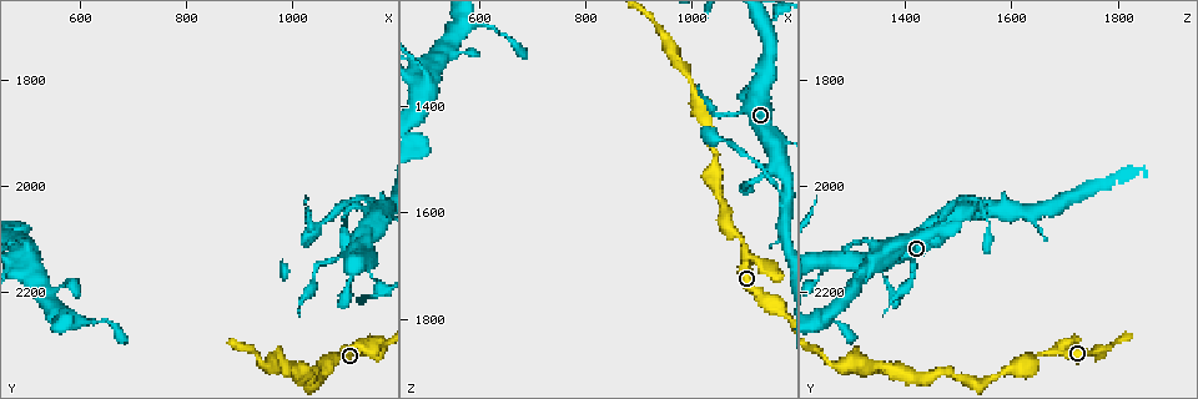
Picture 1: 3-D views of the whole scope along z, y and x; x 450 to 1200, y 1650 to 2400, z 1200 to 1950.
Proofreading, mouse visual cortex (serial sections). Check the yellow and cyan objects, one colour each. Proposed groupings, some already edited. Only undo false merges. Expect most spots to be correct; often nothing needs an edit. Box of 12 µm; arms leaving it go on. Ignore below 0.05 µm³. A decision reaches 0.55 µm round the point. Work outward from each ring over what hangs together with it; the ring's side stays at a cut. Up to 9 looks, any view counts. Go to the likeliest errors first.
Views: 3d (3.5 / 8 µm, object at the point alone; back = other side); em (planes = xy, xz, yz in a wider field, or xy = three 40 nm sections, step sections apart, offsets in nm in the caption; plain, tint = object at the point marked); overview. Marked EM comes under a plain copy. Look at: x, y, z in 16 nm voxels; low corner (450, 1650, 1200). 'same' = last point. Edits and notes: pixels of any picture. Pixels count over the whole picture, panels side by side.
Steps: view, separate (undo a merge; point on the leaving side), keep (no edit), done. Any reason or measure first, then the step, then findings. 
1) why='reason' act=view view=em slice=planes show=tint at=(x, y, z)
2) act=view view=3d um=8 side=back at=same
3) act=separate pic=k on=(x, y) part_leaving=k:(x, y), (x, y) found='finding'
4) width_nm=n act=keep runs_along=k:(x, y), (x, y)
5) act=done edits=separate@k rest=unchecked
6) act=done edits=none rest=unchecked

why='thick turns thin' act=view view=3d um=3.5 side=back at=(1095, 2320, 1650)

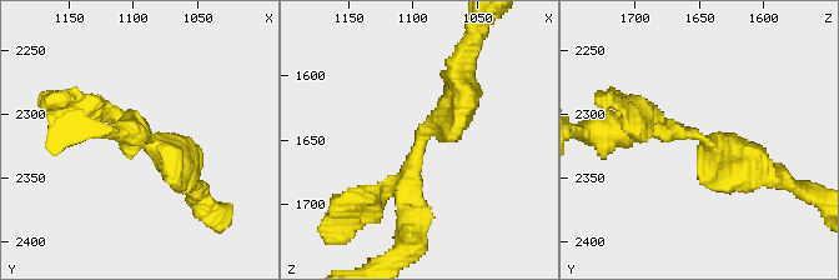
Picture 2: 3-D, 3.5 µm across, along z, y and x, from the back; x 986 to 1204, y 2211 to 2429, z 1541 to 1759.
arm_widths_nm=200,400 why='shape alone is not enough' act=view view=em slice=xy step=1 show=tint at=(1088, 2318, 1648)

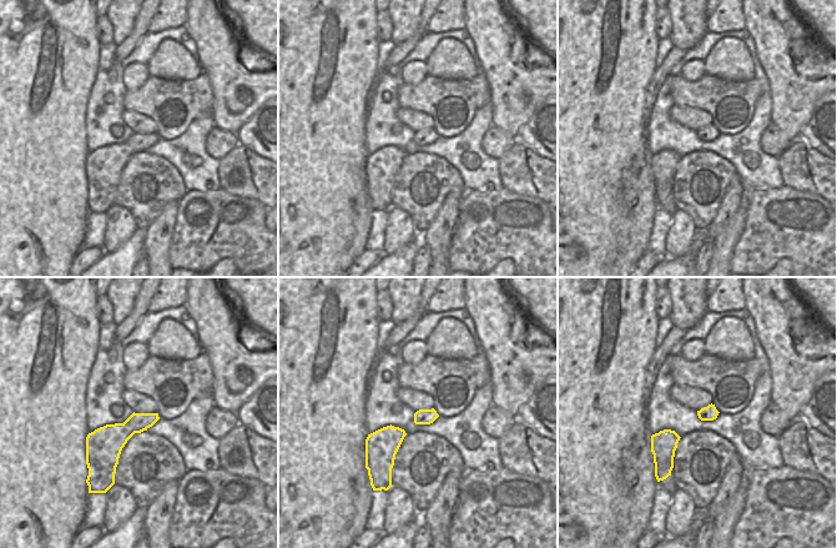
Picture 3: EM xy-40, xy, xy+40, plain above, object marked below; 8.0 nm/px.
act=keep runs_along=2:(410, 209), (421, 138), (463, 103), (460, 78) found='continuous, no second cell'

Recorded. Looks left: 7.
why='thick turns thin' act=view view=em slice=xy step=3 show=tint at=(1150, 2050, 1520)

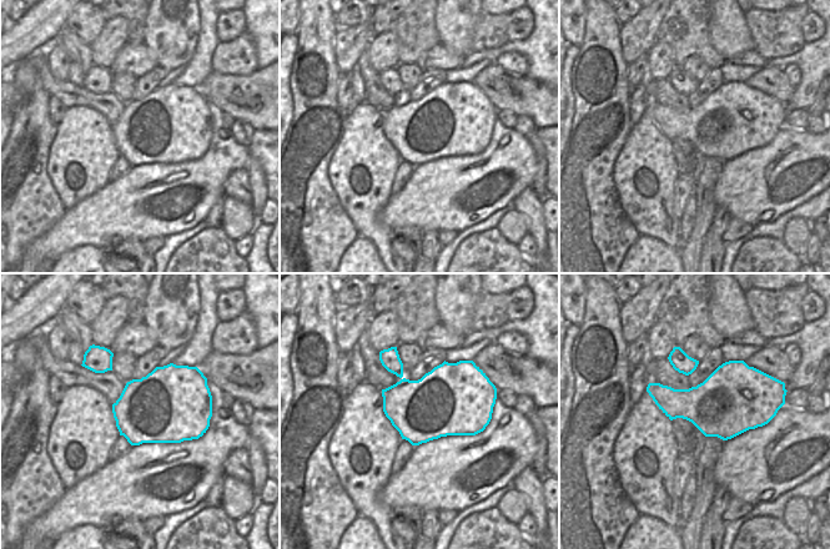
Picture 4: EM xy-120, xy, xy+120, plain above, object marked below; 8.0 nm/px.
act=view view=3d um=3.5 at=same

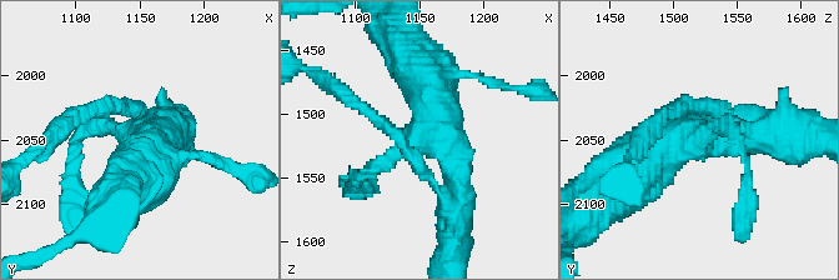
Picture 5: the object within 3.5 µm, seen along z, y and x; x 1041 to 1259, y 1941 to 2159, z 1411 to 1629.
act=keep runs_along=5:(416, 68), (455, 154), (455, 215) found='all the same cell'

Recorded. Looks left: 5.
why='thick turns thin' act=view view=3d um=3.5 at=(1055, 2145, 1415)

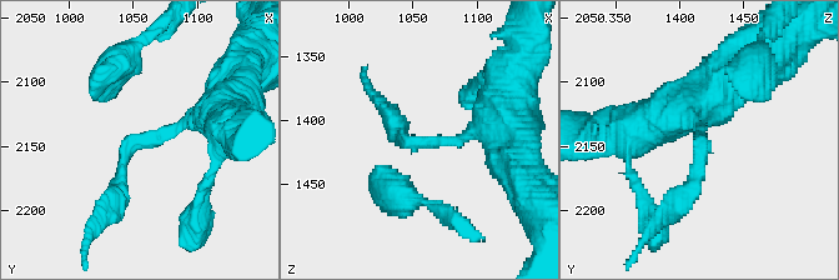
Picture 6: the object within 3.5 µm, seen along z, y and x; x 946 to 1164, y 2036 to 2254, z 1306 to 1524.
arm_widths_nm=250,250 why='now the EM' act=view view=em slice=planes show=tint at=(1058, 2148, 1418)

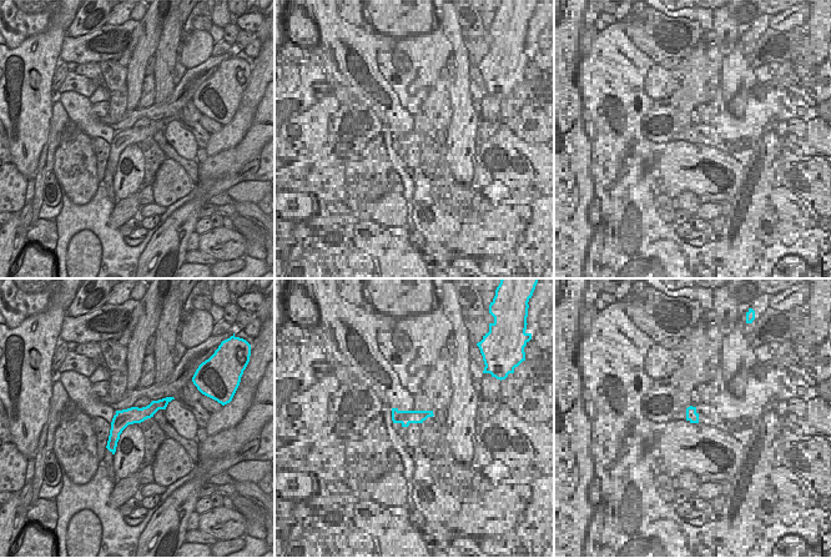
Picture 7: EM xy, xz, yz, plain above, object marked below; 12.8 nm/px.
act=keep runs_along=7:(165, 401), (130, 416), (112, 448) found='continuous, no second cell'

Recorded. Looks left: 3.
why='calibre changes' act=view view=3d um=3.5 at=(1135, 2150, 1250)

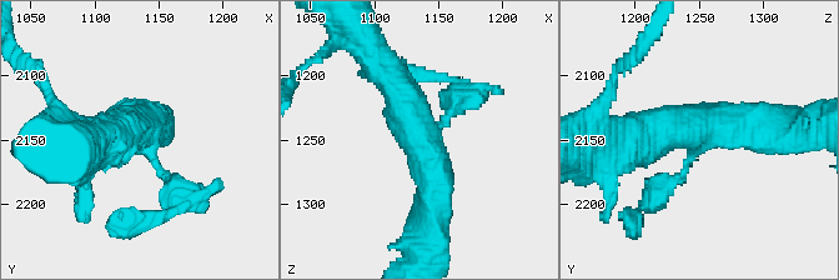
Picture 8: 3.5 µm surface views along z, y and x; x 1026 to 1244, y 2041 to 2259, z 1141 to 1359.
arms=3 arm_widths_nm=150,450,500 act=view view=em slice=xy step=2 show=tint at=(1138, 2148, 1248)

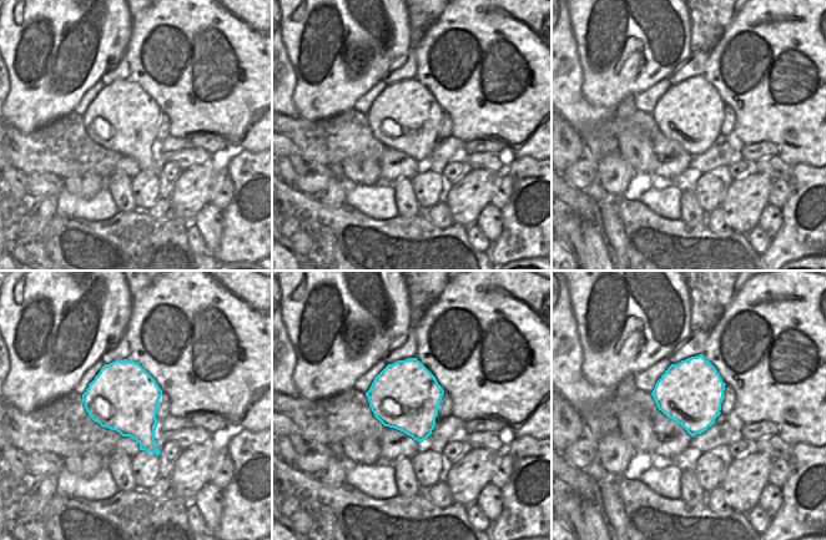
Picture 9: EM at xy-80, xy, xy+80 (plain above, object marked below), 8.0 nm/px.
act=keep runs_along=8:(431, 215), (423, 138), (381, 78) found='continuous, no second cell'

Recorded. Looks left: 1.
act=done edits=none rest=unchecked

